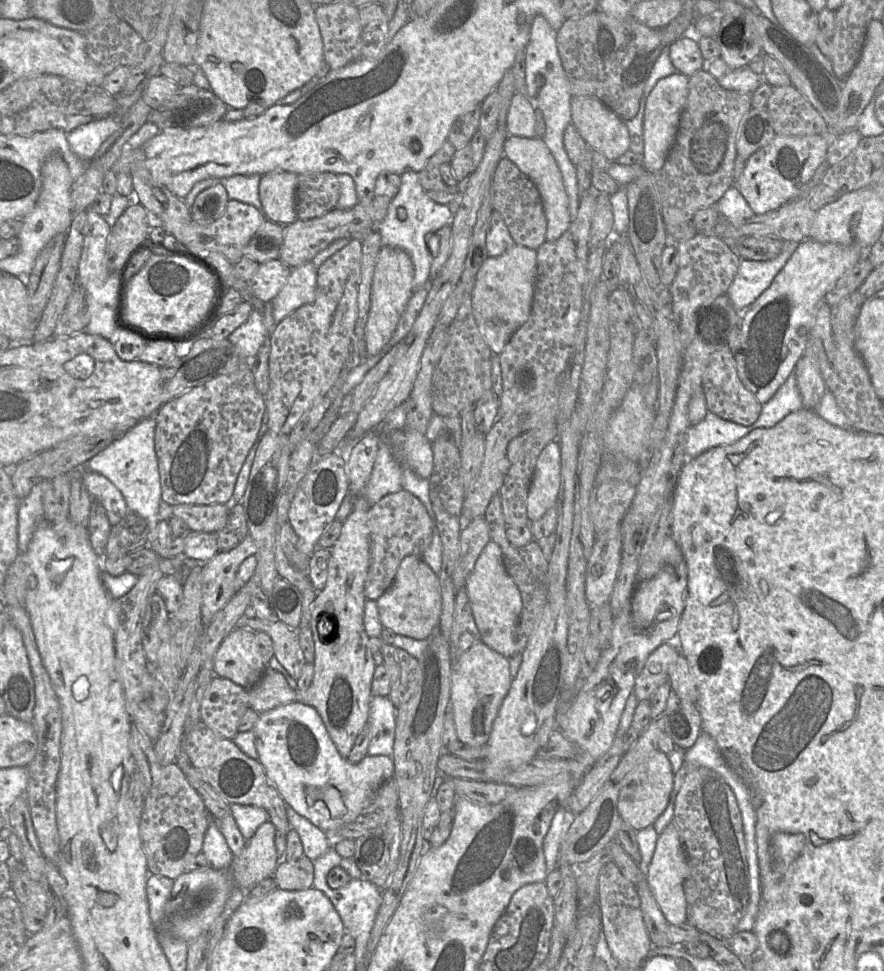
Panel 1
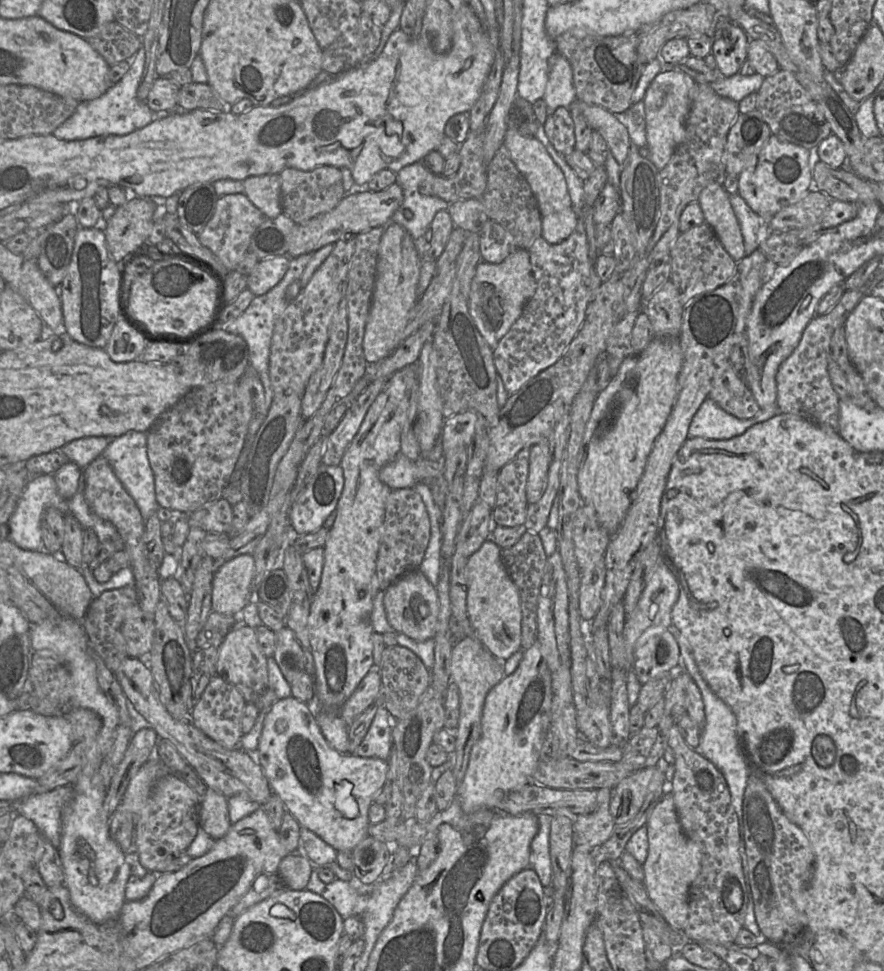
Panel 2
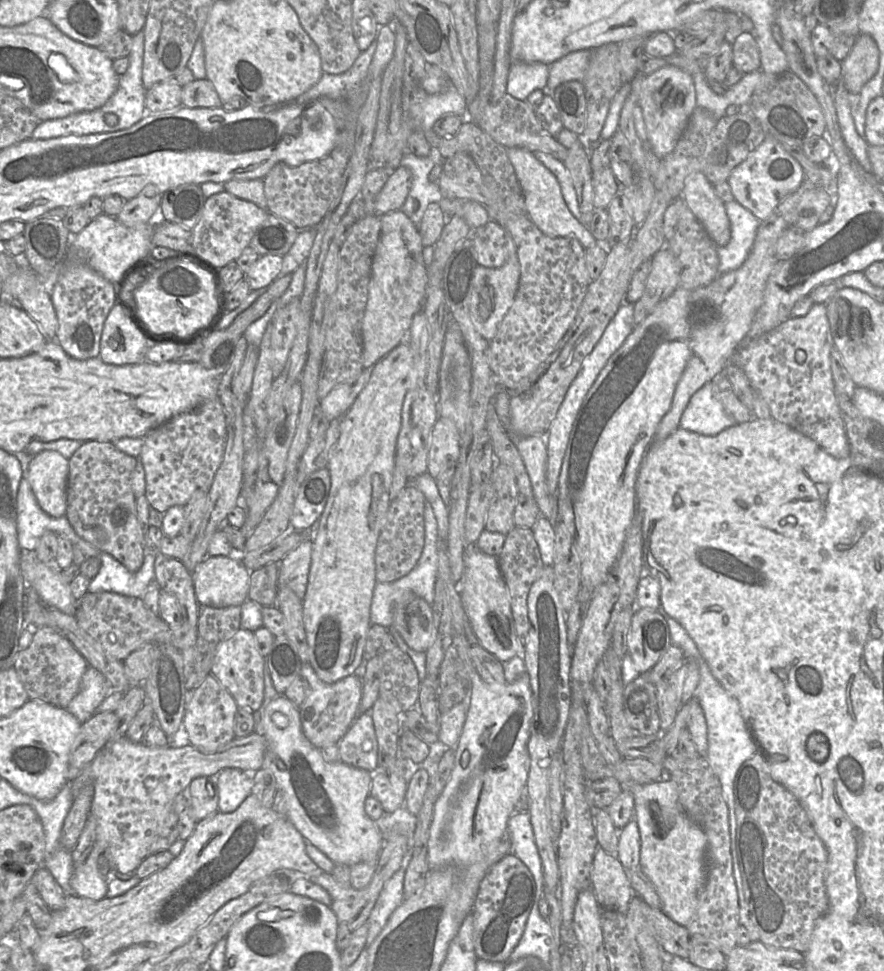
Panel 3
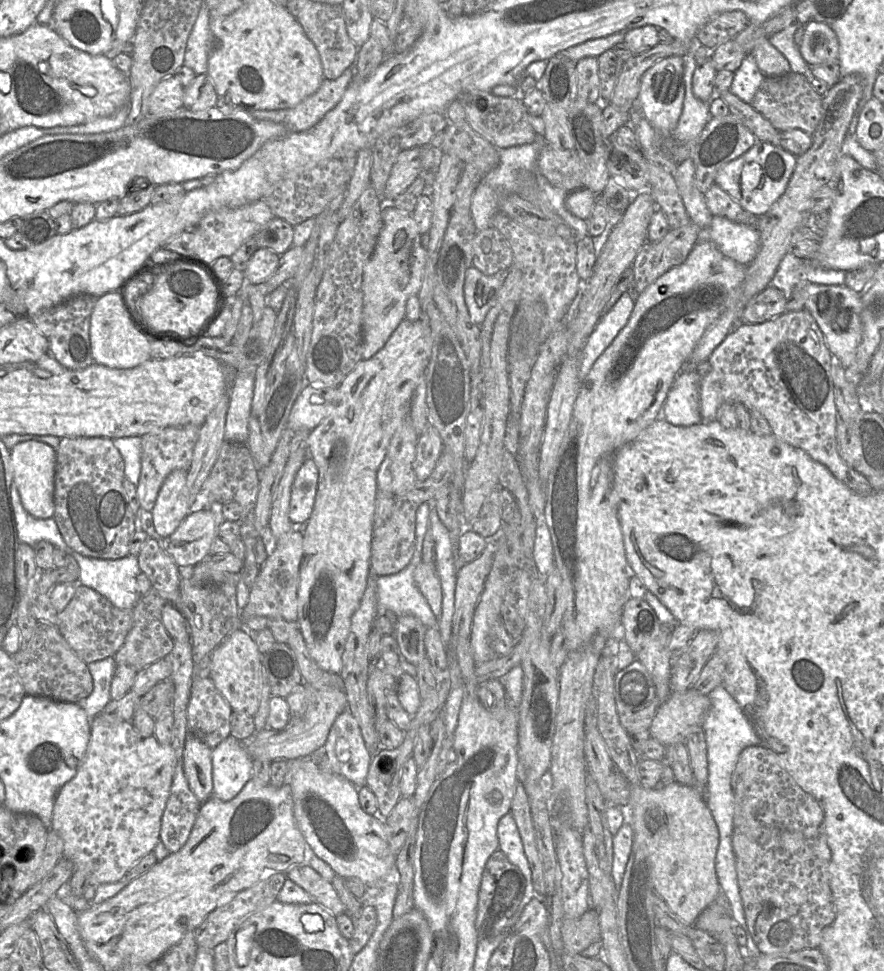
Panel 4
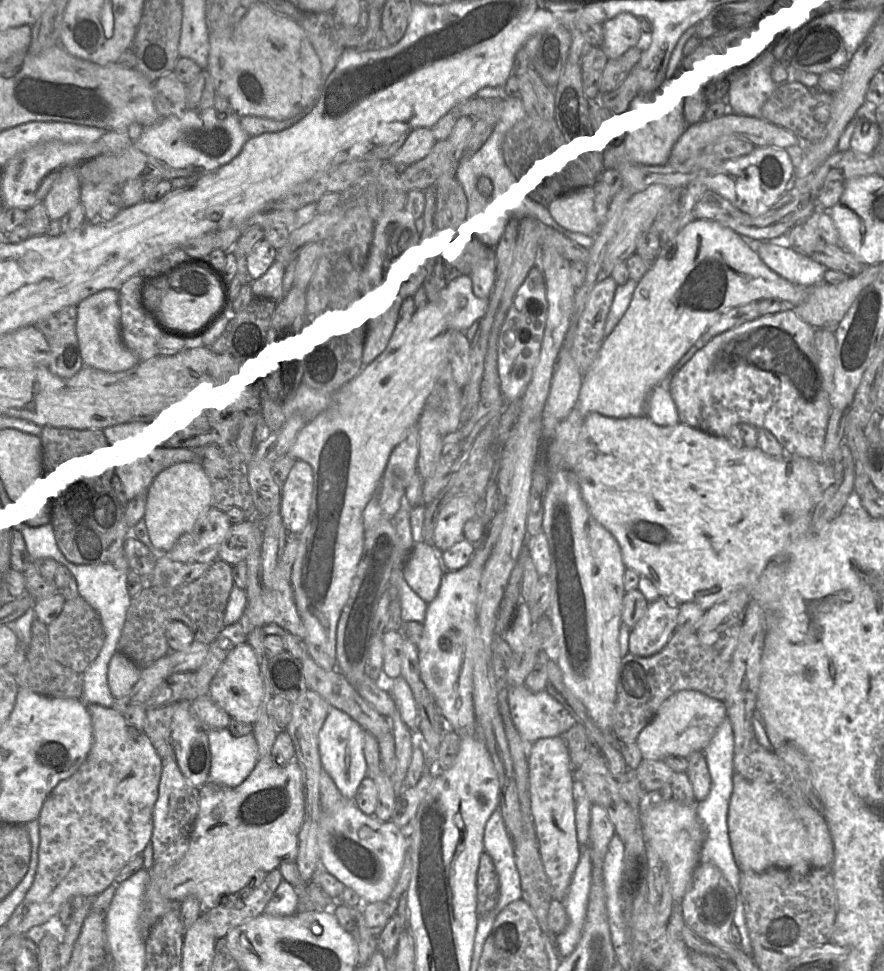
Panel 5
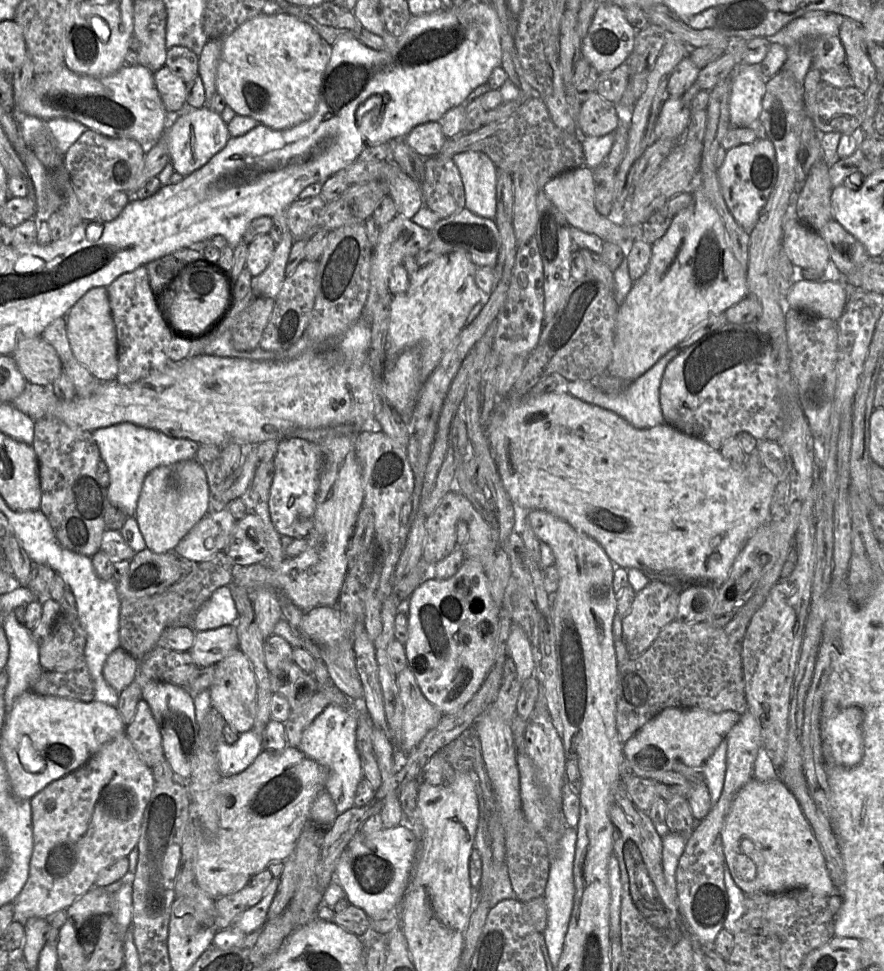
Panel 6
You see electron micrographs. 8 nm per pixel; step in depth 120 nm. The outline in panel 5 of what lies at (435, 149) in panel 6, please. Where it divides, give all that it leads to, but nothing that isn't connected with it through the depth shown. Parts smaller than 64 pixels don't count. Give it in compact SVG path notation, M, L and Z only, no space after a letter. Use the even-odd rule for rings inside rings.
M417 128L408 135L405 143L390 160L397 170L403 171L406 167L425 158L436 143L431 128Z

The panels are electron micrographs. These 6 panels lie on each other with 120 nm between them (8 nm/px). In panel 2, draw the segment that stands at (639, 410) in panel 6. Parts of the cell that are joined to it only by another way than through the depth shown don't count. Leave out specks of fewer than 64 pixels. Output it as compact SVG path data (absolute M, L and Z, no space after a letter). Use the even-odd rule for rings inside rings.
M706 398L690 423L689 438L727 440L743 434L751 426L765 422L778 414L777 405L771 405L752 418L738 419L724 411L710 398Z

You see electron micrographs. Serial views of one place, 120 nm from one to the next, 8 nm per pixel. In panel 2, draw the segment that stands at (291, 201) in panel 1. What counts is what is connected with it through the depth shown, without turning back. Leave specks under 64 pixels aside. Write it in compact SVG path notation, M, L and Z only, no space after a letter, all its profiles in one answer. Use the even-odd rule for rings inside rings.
M279 174L251 176L243 180L244 194L263 213L275 218L282 212L280 203L281 178Z

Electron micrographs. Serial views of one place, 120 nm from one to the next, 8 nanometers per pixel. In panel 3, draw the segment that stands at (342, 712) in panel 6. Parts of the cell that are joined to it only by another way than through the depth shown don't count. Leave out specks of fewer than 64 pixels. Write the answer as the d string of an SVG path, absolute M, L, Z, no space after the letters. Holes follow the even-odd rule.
M359 713L337 745L340 761L369 772L379 766L378 743L369 713Z

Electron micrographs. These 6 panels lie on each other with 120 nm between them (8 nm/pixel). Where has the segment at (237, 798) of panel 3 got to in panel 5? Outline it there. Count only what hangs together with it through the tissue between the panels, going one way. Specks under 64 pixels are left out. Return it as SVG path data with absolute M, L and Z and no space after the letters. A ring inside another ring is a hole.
M228 728L208 729L211 752L210 782L226 787L240 785L258 761L258 747L253 732L234 737Z

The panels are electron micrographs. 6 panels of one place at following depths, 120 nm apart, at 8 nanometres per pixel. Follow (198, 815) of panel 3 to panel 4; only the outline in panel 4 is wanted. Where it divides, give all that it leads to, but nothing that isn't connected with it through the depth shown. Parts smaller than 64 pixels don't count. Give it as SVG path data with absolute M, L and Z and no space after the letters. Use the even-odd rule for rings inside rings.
M187 728L187 737L185 740L183 756L183 770L188 785L197 799L203 803L213 796L213 775L212 775L212 748L204 742L189 733Z

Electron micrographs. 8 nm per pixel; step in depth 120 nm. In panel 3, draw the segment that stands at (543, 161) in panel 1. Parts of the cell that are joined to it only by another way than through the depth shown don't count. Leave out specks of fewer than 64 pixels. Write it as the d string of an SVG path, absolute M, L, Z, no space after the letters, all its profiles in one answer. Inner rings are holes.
M510 147L506 150L523 192L528 217L545 235L576 238L585 249L596 244L600 244L603 249L609 247L606 242L598 242L587 226L574 217L563 198L557 178L534 156L532 151L520 147Z

